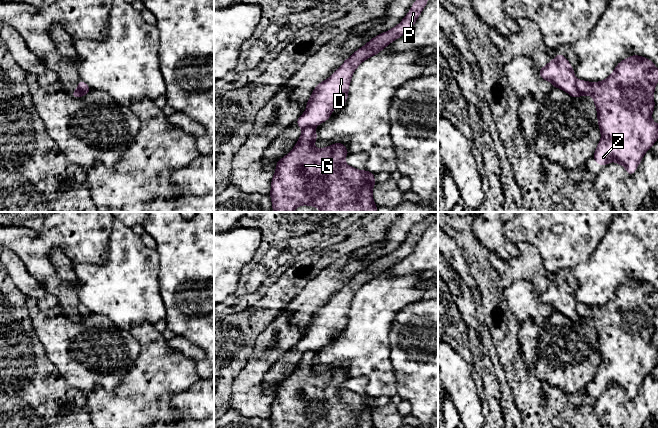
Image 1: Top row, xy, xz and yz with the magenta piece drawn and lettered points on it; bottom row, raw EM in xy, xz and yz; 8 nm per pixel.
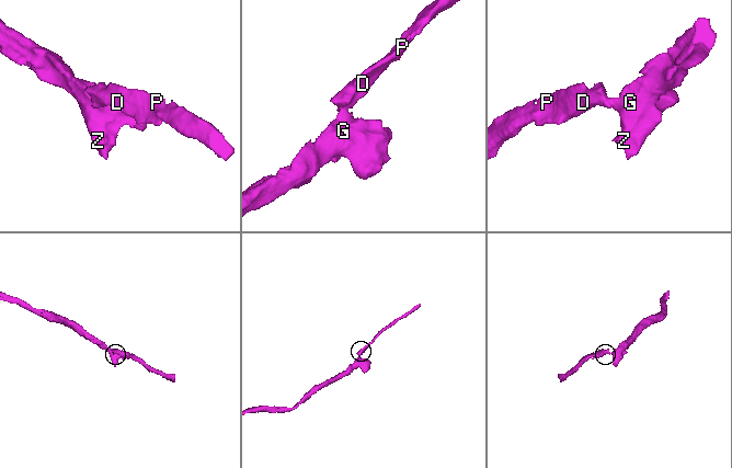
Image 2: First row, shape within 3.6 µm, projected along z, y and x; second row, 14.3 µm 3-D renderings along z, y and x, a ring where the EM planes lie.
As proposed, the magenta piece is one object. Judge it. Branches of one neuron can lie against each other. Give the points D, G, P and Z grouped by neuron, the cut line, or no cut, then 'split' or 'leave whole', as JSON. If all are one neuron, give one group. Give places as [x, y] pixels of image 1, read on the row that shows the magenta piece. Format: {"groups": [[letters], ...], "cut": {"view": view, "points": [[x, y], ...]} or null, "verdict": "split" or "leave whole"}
{"groups": [["D", "P"], ["G", "Z"]], "cut": {"view": "yz", "points": [[577, 80], [577, 88], [582, 94]]}, "verdict": "split"}

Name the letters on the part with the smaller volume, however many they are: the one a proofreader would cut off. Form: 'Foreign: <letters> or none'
Foreign: D, P

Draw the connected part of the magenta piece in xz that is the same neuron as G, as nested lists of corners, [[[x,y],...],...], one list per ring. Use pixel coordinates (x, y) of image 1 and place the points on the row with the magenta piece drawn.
[[[314,127],[303,129],[294,148],[276,164],[271,181],[272,208],[274,212],[293,212],[298,206],[308,205],[321,212],[377,212],[373,201],[374,173],[360,171],[344,162],[349,154],[341,142],[322,149],[314,147],[318,139]]]

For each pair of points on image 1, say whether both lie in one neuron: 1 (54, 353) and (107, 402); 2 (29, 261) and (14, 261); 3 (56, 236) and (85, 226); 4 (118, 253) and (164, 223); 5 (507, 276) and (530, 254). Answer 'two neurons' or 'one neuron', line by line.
1: two neurons
2: two neurons
3: one neuron
4: two neurons
5: one neuron

